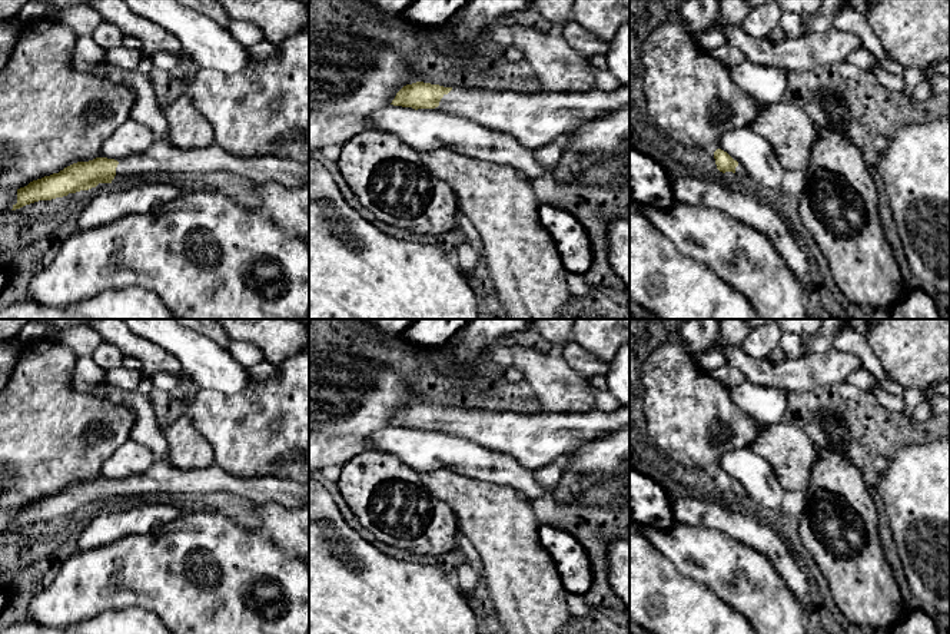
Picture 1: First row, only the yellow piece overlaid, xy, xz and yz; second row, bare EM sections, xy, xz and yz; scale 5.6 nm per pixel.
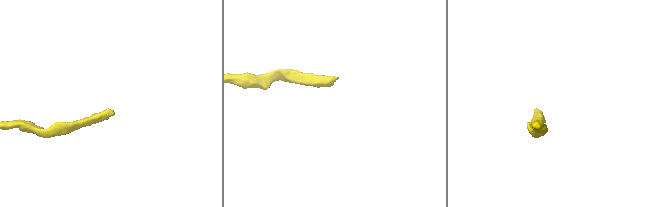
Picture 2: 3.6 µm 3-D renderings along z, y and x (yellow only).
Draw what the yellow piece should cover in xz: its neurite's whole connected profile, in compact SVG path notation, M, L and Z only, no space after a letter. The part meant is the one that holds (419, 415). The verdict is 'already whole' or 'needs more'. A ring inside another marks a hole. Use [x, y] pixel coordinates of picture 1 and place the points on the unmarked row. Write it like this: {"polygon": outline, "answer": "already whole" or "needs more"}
{"polygon": "M416 402L403 406L393 426L435 429L492 448L516 458L537 471L584 442L607 432L630 428L630 406L614 412L491 412L484 409L444 408Z", "answer": "needs more"}

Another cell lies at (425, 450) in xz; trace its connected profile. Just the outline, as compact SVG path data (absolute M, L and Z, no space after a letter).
M389 425L372 435L372 445L372 449L395 457L419 474L449 469L485 482L509 485L529 501L554 498L554 489L541 485L534 471L516 458L439 428L415 431Z

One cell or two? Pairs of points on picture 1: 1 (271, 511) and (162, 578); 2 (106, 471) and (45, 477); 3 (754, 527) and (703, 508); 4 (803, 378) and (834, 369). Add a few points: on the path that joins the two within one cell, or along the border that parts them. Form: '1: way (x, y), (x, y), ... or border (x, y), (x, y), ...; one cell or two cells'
1: border (265, 533), (291, 554); two cells
2: border (120, 445), (95, 477); two cells
3: way (741, 525), (716, 515); one cell
4: way (810, 369), (826, 369); one cell

